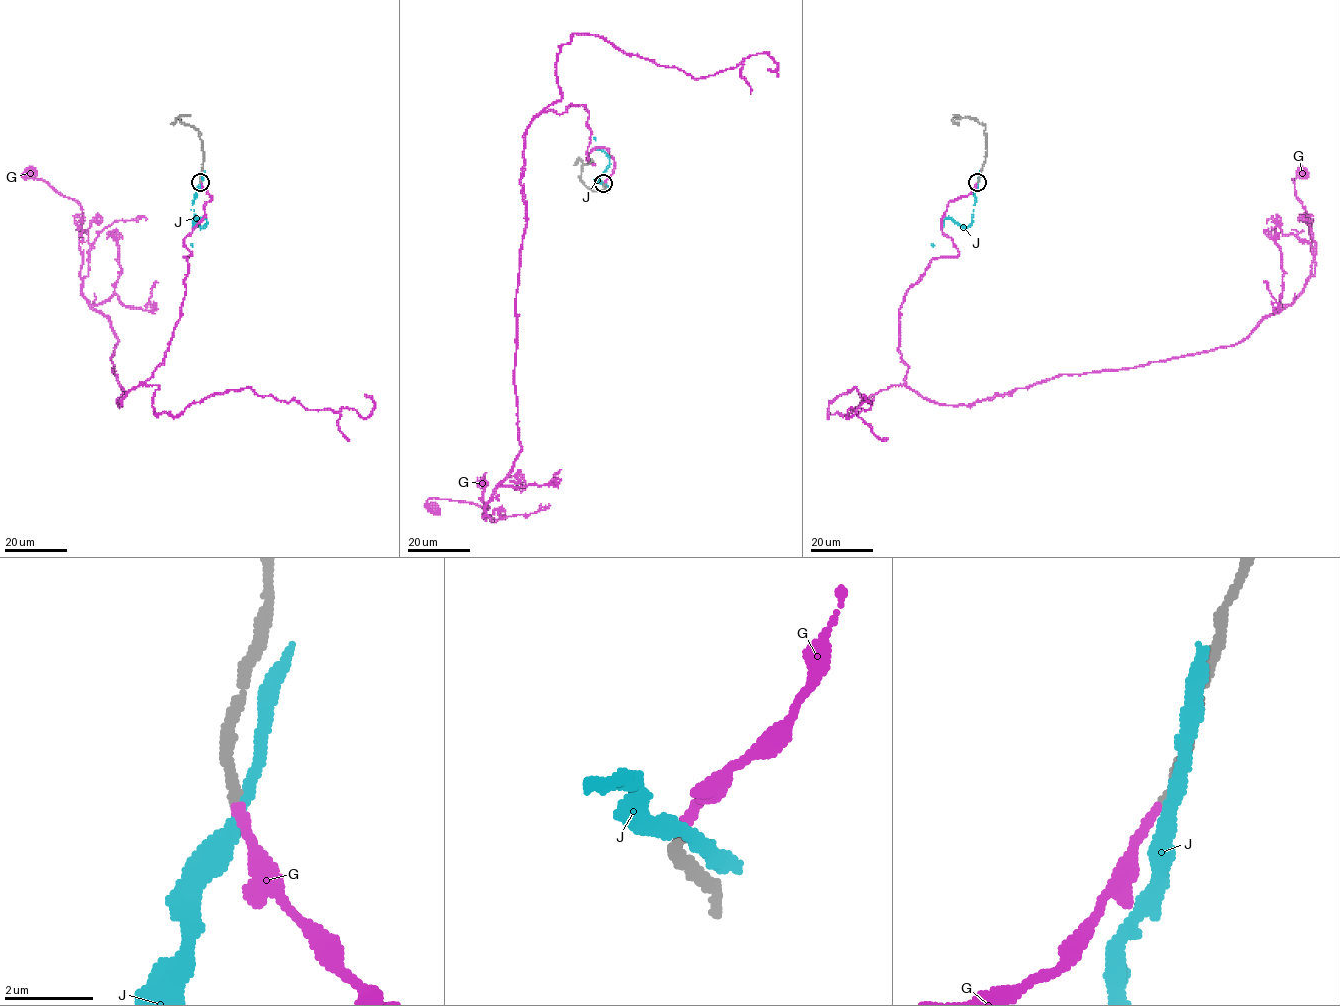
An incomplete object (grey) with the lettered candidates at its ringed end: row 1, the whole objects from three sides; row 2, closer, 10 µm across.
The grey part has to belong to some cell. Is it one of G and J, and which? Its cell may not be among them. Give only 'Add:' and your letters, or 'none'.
Add: G

